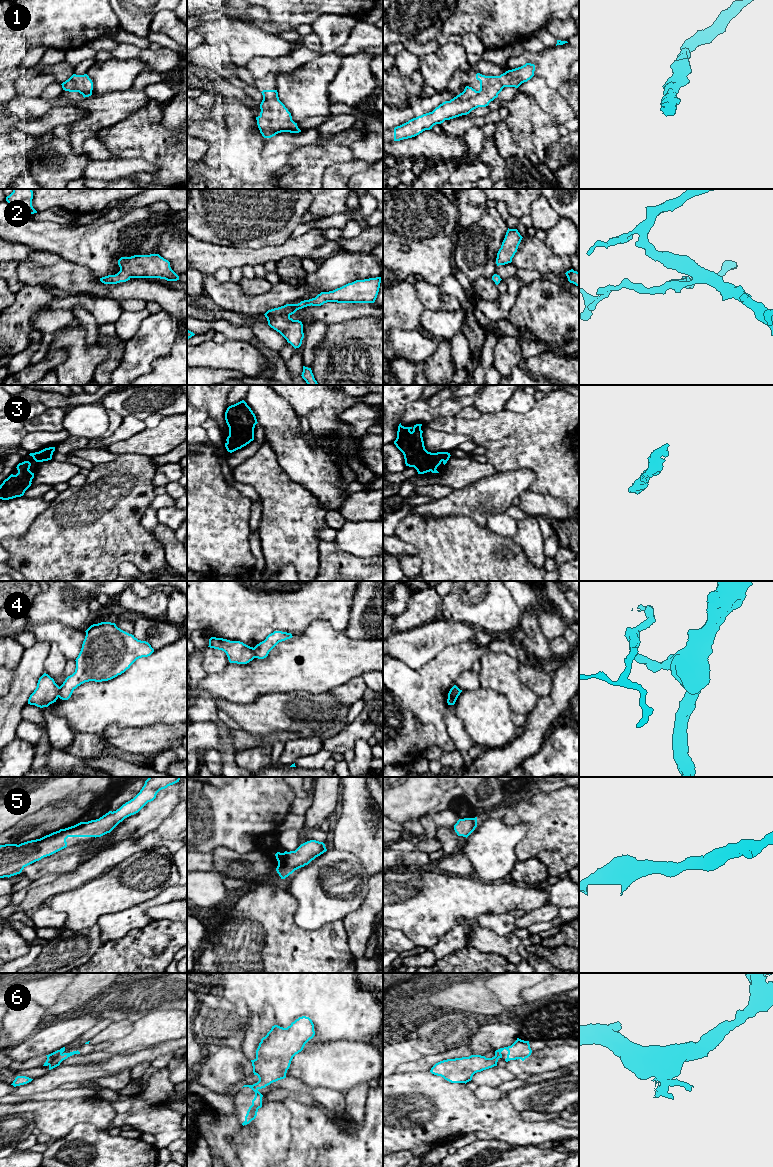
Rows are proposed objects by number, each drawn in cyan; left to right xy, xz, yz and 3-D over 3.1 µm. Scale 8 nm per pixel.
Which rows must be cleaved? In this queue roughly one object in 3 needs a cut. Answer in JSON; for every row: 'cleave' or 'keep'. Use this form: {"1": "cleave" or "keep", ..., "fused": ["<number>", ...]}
{"1": "keep", "2": "keep", "3": "keep", "4": "cleave", "5": "keep", "6": "cleave", "fused": ["4", "6"]}

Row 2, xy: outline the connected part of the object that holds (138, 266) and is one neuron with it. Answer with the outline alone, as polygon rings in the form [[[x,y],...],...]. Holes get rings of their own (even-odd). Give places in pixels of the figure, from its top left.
[[[159,254],[134,255],[118,260],[120,271],[115,275],[100,278],[104,284],[126,282],[131,278],[160,278],[177,281],[179,276],[171,269],[170,262]]]

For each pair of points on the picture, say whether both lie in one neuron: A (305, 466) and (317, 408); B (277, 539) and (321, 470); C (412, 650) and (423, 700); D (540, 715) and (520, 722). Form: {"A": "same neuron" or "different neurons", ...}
{"A": "different neurons", "B": "different neurons", "C": "different neurons", "D": "different neurons"}

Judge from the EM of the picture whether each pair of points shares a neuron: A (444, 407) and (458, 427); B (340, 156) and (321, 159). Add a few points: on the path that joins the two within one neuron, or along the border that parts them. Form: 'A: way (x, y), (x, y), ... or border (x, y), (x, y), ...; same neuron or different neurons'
A: border (455, 415), (439, 416), (434, 418), (429, 425); different neurons
B: way (335, 156), (326, 156); same neuron

